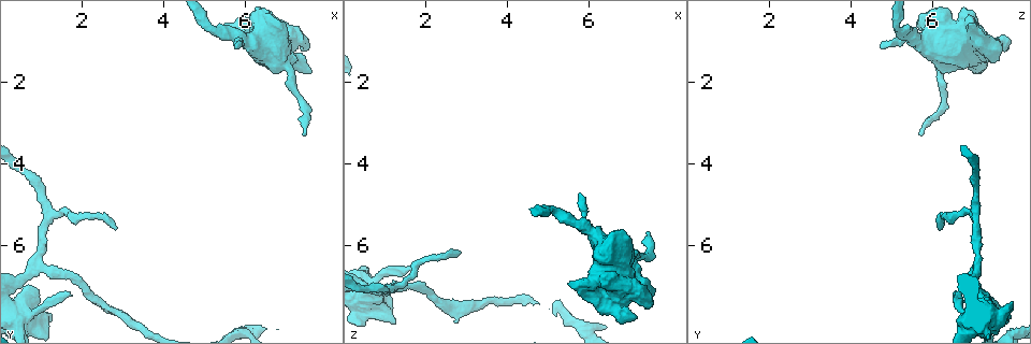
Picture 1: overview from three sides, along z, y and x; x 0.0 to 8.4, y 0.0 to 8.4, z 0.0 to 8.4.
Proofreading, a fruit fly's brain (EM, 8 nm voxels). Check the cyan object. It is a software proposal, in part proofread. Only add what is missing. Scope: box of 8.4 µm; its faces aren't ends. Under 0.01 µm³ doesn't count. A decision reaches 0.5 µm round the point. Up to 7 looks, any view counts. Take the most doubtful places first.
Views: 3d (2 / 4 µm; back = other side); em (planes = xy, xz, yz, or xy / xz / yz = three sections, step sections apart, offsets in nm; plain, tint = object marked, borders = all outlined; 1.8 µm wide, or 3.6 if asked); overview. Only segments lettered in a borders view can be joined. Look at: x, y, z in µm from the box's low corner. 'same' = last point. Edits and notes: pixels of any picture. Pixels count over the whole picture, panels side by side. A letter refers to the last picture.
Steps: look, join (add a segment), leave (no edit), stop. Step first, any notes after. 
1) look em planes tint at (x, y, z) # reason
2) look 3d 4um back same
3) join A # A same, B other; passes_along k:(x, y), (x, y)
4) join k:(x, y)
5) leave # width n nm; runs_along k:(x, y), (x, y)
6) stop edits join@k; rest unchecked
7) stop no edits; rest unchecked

look 3d 2um at (5.45, 0.60, 6.95) # thick end

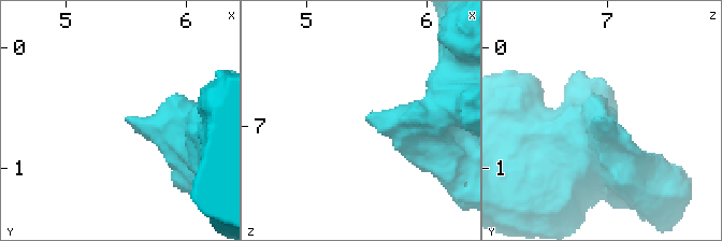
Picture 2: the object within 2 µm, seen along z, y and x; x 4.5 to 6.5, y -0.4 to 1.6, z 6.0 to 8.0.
look em planes borders at (5.48, 0.60, 6.94)

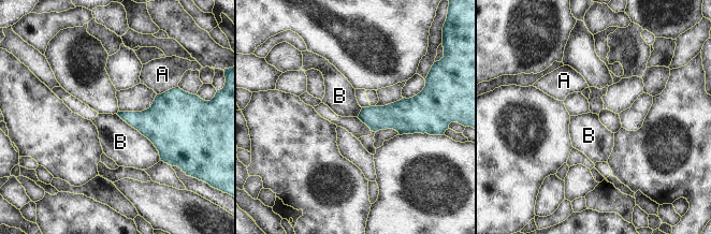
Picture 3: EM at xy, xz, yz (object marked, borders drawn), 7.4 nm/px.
leave # A other, B other; border 3:(116, 114), (143, 134), (160, 158); none of them fits

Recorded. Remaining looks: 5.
look em planes borders at (7.35, 3.25, 5.70) # tapers out

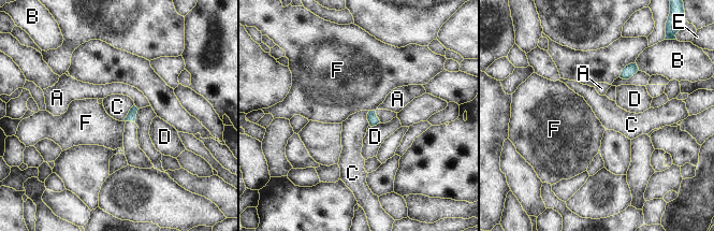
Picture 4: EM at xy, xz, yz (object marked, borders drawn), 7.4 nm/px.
leave # longest_contact C 150 nm; A other, B other, C other, D other, E other, F other; border 4:(134, 104), (124, 119); no lettered segment goes on from it

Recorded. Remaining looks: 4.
look em planes tint at (5.80, 1.15, 4.75) # an open end

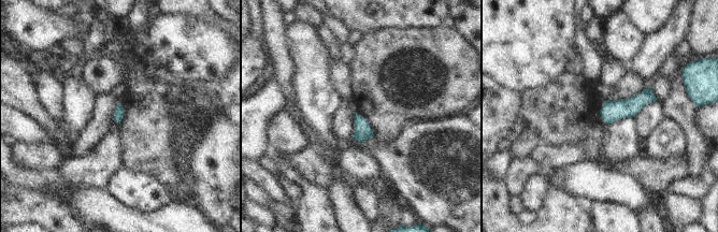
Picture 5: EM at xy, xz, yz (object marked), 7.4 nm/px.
look em planes borders same # see the neighbours

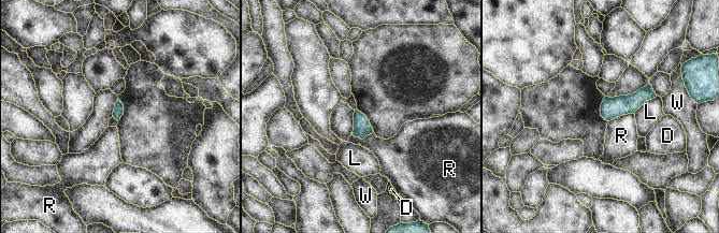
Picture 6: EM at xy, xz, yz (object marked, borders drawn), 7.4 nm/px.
leave # longest_contact L 220 nm; D other, L other, R other, W other; none of them fits

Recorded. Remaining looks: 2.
stop no edits; rest unchecked

